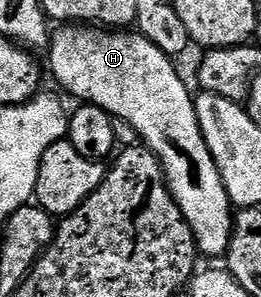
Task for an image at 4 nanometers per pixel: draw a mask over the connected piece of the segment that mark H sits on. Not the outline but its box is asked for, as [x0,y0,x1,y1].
[49,26,235,257]

